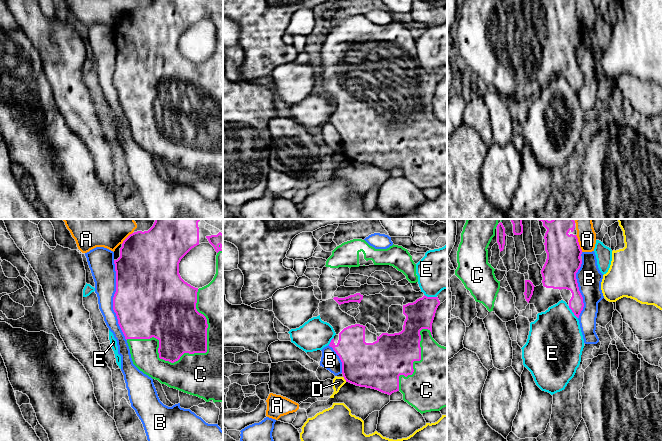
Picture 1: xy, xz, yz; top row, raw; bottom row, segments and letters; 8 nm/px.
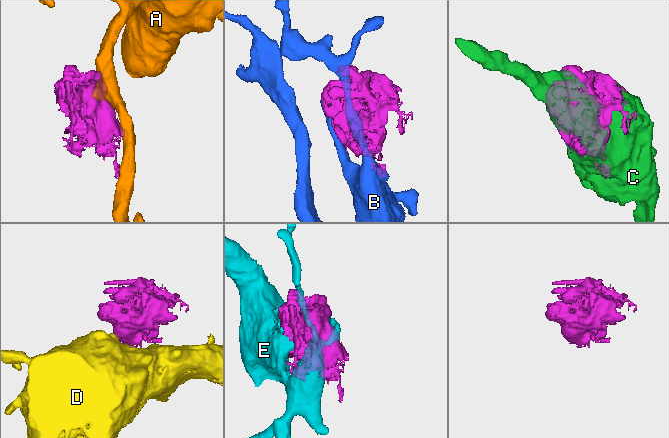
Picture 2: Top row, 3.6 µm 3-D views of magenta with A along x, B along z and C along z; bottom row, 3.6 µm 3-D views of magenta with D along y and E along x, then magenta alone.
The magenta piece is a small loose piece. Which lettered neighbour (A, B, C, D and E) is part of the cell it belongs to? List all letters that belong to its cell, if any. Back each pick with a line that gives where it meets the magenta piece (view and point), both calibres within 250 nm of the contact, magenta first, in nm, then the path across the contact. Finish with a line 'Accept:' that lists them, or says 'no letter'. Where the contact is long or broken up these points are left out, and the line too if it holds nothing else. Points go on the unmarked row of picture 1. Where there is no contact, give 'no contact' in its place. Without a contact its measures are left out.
C: contact xy (189, 129); calibres 400 and 380 nm
Accept: C

